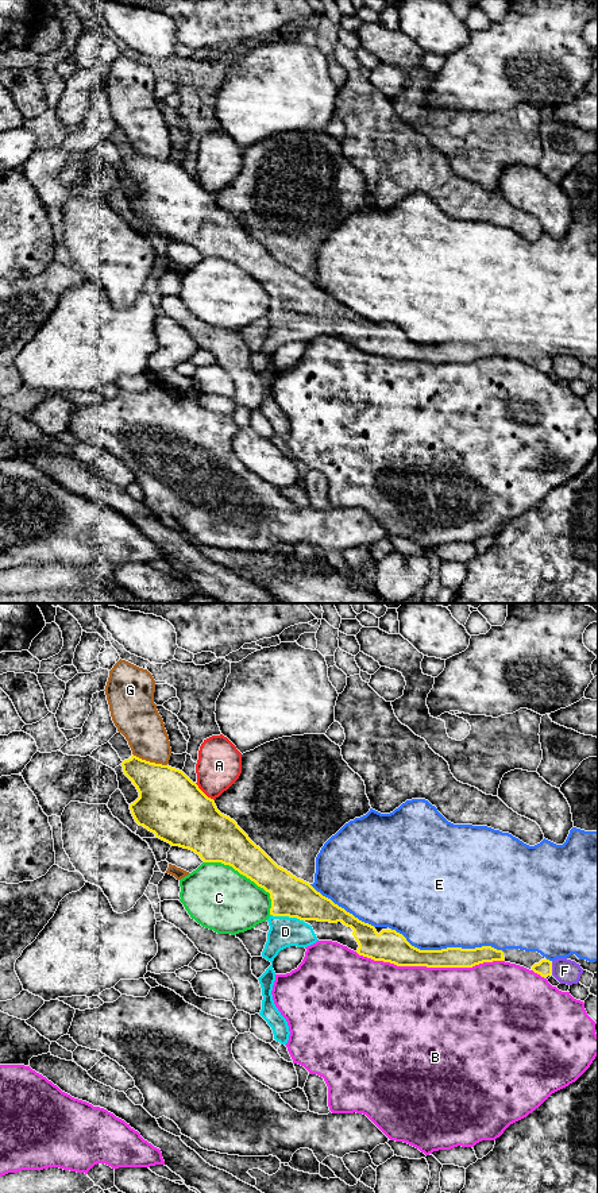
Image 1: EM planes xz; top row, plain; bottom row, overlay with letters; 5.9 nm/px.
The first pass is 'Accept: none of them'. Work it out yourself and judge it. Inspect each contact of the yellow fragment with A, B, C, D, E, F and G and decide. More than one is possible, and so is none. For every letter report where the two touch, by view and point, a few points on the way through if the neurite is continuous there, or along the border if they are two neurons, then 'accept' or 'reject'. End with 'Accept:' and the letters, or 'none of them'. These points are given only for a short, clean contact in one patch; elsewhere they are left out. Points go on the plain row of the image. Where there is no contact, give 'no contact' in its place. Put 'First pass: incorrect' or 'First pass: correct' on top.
First pass: incorrect
A: contact xz (203, 188); reject
B: contact xz (429, 362); reject
C: contact xz (247, 273); reject
D: contact xz (286, 311); way xz (290, 292), (290, 302), (286, 311), (285, 327); accept
E: contact xz (447, 343); reject
F: contact xz (551, 363); reject
G: contact xz (149, 157); reject
Accept: D

